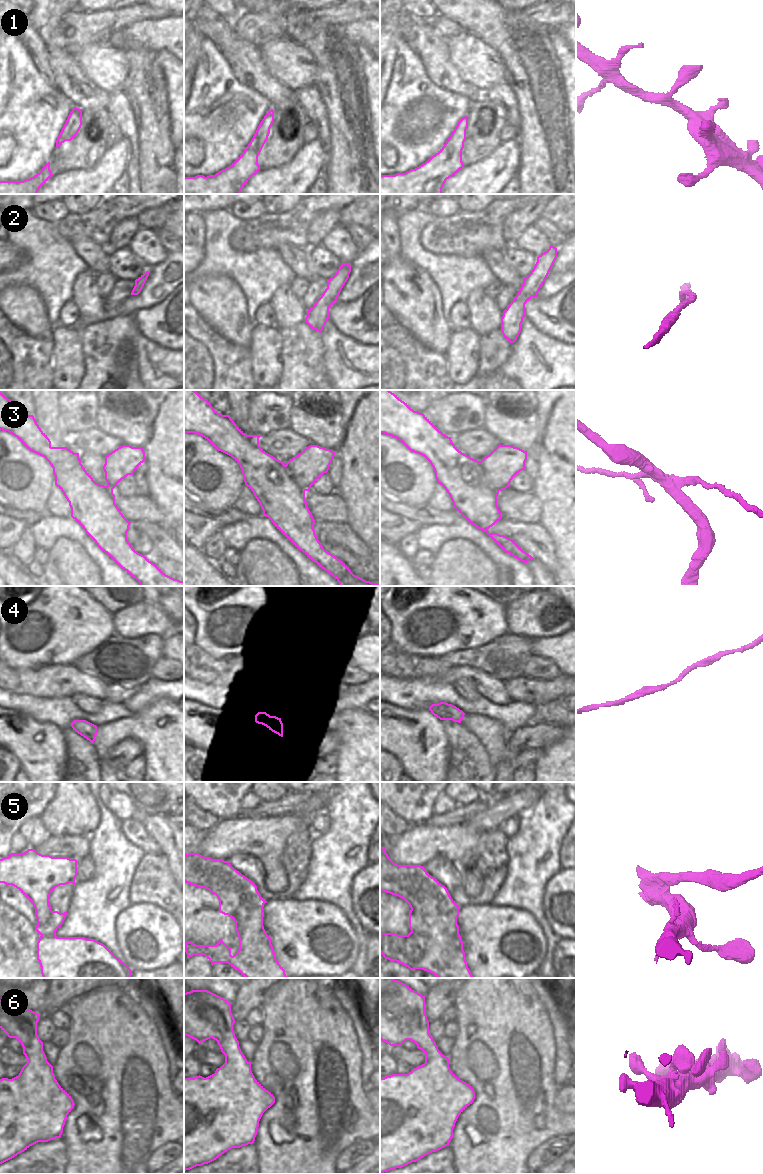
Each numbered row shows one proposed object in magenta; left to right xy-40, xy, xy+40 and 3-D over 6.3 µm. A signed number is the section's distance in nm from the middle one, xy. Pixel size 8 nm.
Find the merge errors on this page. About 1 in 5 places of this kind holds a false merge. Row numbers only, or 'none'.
3, 5

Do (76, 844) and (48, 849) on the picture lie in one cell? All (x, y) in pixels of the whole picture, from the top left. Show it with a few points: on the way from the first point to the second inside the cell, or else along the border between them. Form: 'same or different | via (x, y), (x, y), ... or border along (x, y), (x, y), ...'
same | via (69, 846), (55, 847)

